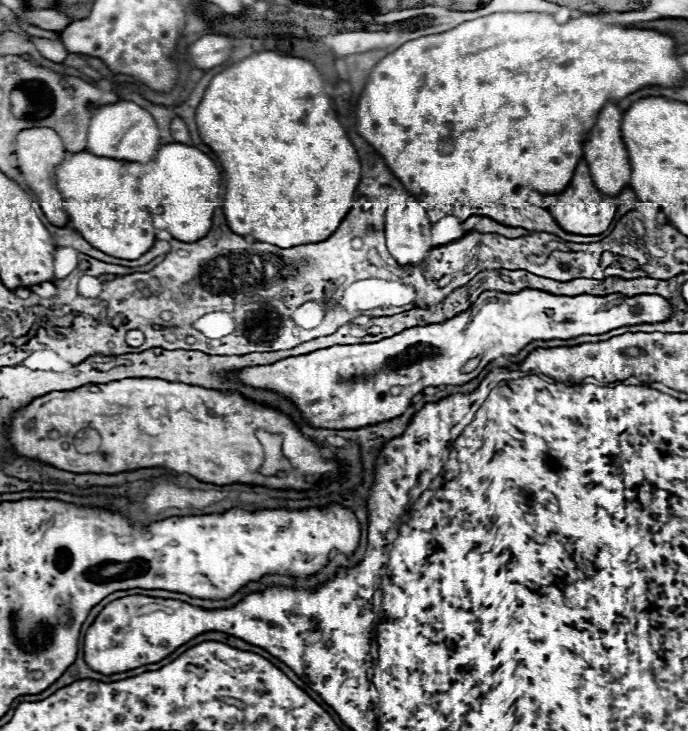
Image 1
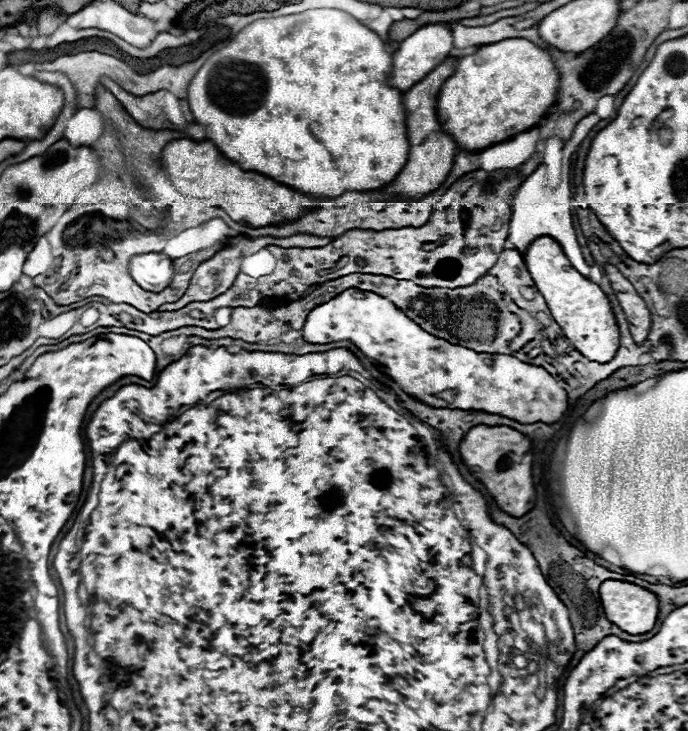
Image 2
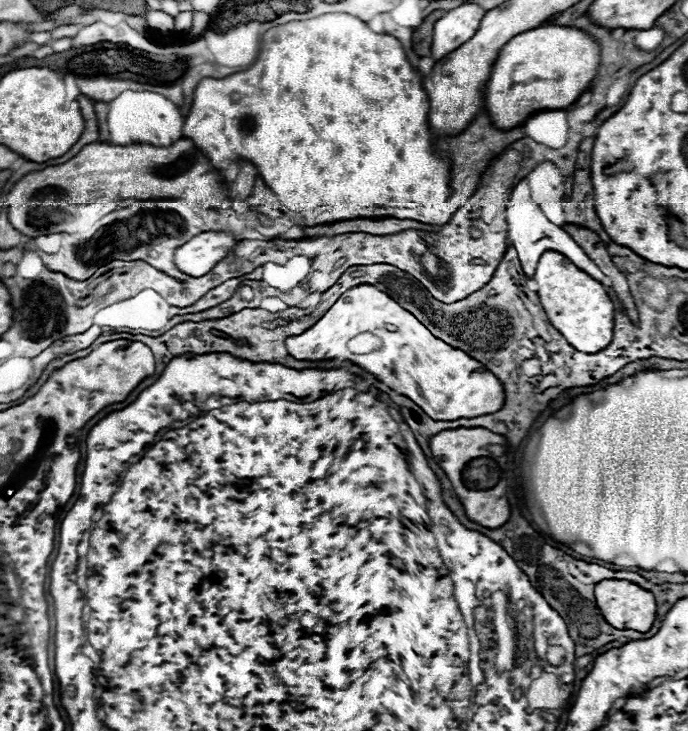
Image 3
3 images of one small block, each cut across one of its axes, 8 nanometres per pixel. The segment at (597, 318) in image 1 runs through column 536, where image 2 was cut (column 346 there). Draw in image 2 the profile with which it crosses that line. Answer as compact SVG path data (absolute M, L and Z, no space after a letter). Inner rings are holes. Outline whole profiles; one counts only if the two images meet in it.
M356 288L344 290L336 298L332 298L328 304L316 306L306 322L304 322L304 340L310 344L330 344L338 340L350 340L354 342L364 356L374 358L376 362L386 366L386 374L400 384L404 392L410 396L416 396L418 400L424 400L424 404L432 404L436 408L472 408L472 410L482 410L482 412L492 412L500 416L508 416L512 420L520 420L520 424L534 424L534 422L544 422L552 424L562 418L562 414L568 410L568 394L560 384L548 374L544 368L520 362L514 356L504 356L504 354L484 354L484 352L474 352L468 348L462 348L458 344L450 344L448 340L436 338L422 330L412 318L408 318L398 306L394 306L388 298L378 296L374 292L362 292ZM456 388L458 396L454 402L446 402L440 398L440 392Z

